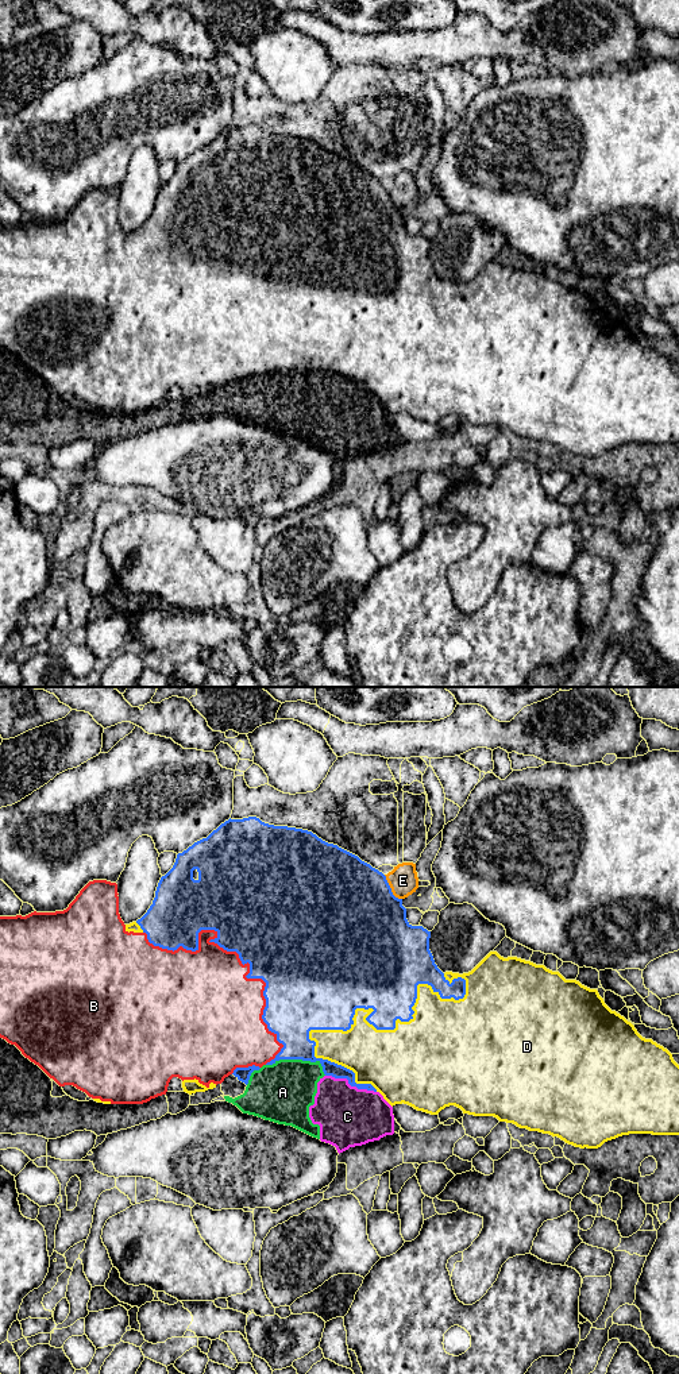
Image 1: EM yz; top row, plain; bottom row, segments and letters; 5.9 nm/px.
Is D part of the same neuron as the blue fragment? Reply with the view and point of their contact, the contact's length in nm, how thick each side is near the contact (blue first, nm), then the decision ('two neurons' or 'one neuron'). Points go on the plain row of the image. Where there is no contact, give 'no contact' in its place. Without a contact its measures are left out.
yz (382, 338) | 1000 nm | 320/440 nm | one neuron

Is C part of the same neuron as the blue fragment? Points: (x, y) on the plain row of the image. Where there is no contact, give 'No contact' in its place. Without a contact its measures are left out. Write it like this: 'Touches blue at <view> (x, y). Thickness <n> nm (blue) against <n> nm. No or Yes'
Touches blue at yz (350, 393). Thickness 80 nm (blue) against 360 nm. No

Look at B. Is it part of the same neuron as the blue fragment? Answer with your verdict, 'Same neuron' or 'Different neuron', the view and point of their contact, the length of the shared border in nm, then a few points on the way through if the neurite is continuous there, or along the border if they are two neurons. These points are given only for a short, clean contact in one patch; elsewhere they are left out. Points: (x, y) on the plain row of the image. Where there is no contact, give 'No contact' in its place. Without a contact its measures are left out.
Same neuron. Touches blue at yz (239, 266). Shared border 1100 nm

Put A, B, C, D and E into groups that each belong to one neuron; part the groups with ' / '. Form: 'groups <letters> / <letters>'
groups A C / B D / E

